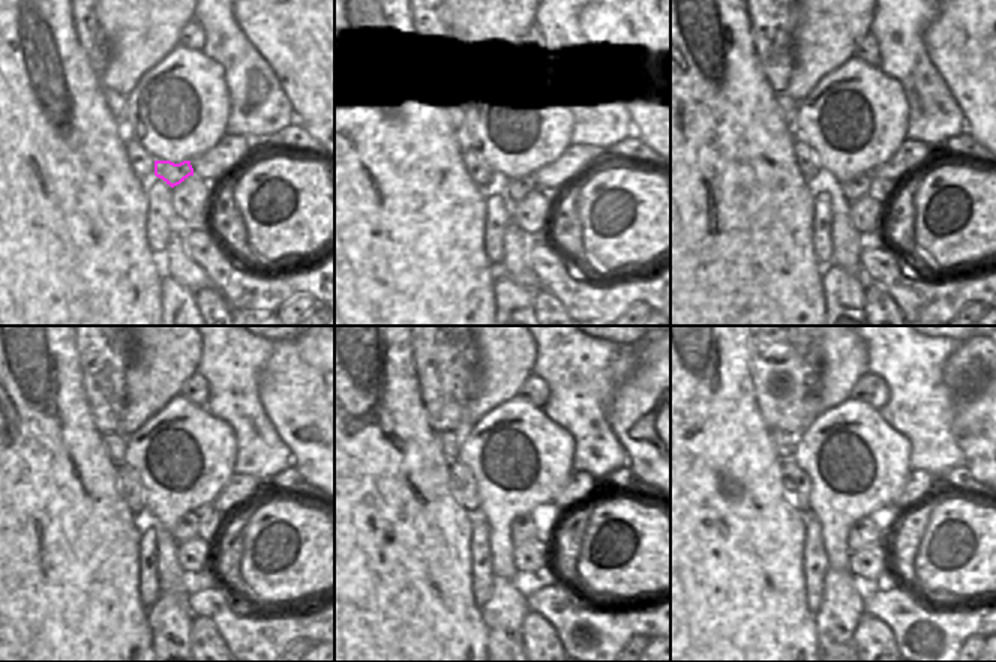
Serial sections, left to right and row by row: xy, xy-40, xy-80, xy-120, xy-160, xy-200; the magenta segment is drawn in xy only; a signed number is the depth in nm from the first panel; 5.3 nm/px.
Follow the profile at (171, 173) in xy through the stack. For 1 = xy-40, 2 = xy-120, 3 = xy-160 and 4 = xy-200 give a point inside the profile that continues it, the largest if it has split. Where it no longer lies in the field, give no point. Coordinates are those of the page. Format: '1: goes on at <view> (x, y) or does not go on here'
1: goes on at xy-40 (518, 188)
2: goes on at xy-120 (186, 529)
3: goes on at xy-160 (524, 527)
4: goes on at xy-200 (864, 533)

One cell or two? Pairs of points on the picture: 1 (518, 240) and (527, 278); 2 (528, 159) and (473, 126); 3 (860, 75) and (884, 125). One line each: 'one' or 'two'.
1: one
2: one
3: one

